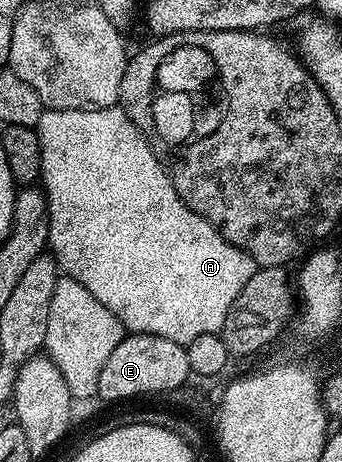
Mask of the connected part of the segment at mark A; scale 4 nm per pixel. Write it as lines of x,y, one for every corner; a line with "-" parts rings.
121,107
108,109
45,109
41,114
36,131
39,135
39,147
41,148
41,175
40,188
45,190
47,207
49,208
49,244
51,256
57,260
58,270
64,276
75,279
111,311
125,326
130,334
146,333
147,335
159,335
163,339
171,339
175,343
187,346
199,335
208,333
220,333
223,323
227,319
227,311
231,311
231,303
239,299
239,291
247,287
247,279
258,270
258,265
239,247
229,245
223,235
204,217
202,213
191,211
187,202
177,194
173,180
165,172
161,159
153,153
153,147
149,145
146,134
137,130
137,125
129,117
130,114

